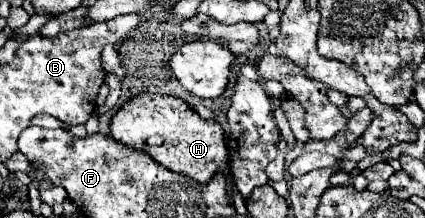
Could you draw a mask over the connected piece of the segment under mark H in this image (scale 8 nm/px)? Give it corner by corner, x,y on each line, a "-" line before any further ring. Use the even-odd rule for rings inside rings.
138,94
128,100
110,122
110,136
128,146
150,154
168,170
190,176
196,182
208,182
216,172
228,172
228,152
224,130
216,120
202,120
184,100
162,94
-
162,136
162,144
148,144
148,138

